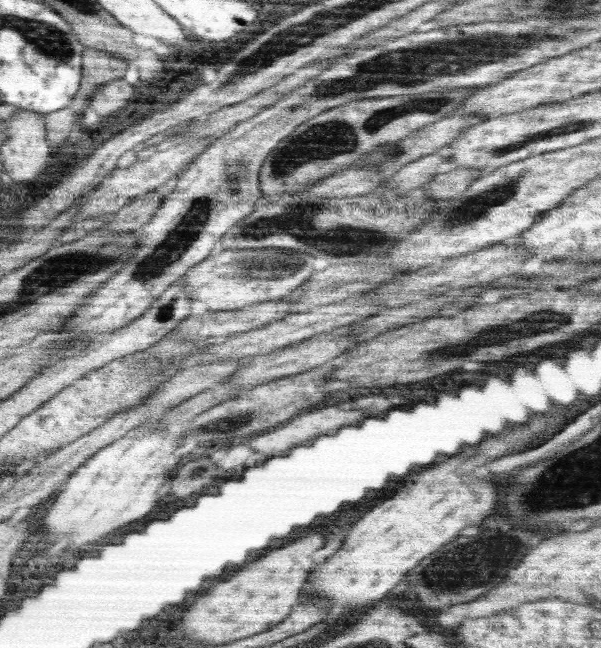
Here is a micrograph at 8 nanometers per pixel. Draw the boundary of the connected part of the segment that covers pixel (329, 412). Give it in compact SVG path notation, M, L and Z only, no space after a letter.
M322 408L322 410L308 410L300 412L298 416L294 416L288 422L284 422L282 426L270 430L270 432L264 432L264 434L258 434L254 436L252 440L246 440L250 444L251 448L262 452L262 454L268 454L268 456L286 456L288 450L292 450L294 446L302 446L302 444L310 444L314 438L318 436L324 436L324 434L334 434L336 430L340 430L342 426L350 426L350 424L358 424L362 422L364 418L368 416L374 416L374 412L362 412L362 410L352 410L352 412L344 412L340 408Z

